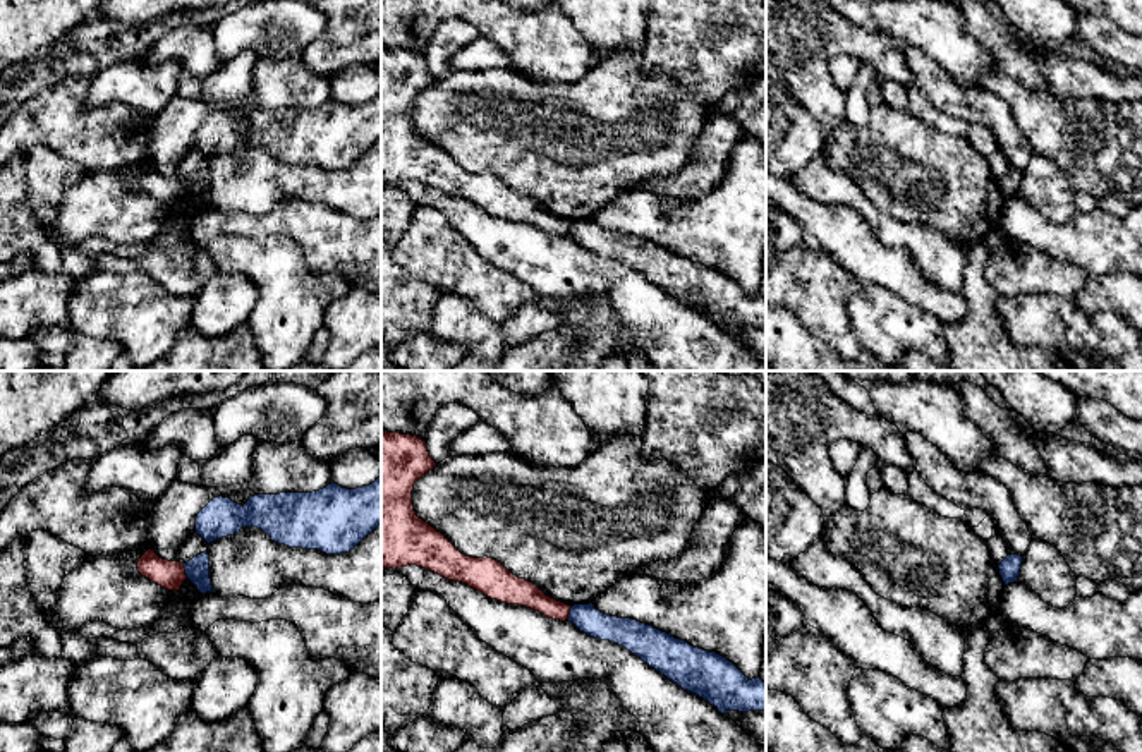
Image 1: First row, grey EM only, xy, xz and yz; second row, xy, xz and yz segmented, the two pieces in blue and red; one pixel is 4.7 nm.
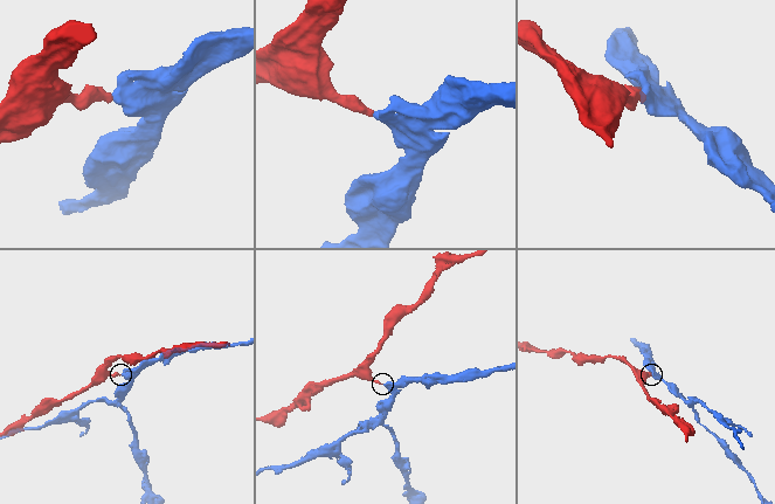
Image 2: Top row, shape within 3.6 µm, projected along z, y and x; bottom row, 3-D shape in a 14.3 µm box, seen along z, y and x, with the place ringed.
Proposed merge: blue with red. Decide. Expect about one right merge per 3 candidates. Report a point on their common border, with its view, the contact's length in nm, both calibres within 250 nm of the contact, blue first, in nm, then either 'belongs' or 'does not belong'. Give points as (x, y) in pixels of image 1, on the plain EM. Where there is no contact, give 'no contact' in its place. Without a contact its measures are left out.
meets blue in xy at (186, 186); contact 80 nm long; 110 nm thick on the blue side, 130 nm on the other; does not belong

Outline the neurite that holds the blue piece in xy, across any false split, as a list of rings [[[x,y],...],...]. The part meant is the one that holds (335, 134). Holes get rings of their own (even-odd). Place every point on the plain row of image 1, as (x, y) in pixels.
[[[381,91],[369,101],[347,105],[335,98],[313,108],[254,110],[246,120],[230,113],[213,113],[196,132],[196,148],[210,160],[239,149],[242,143],[258,143],[278,160],[340,170],[354,165],[381,139]]]

